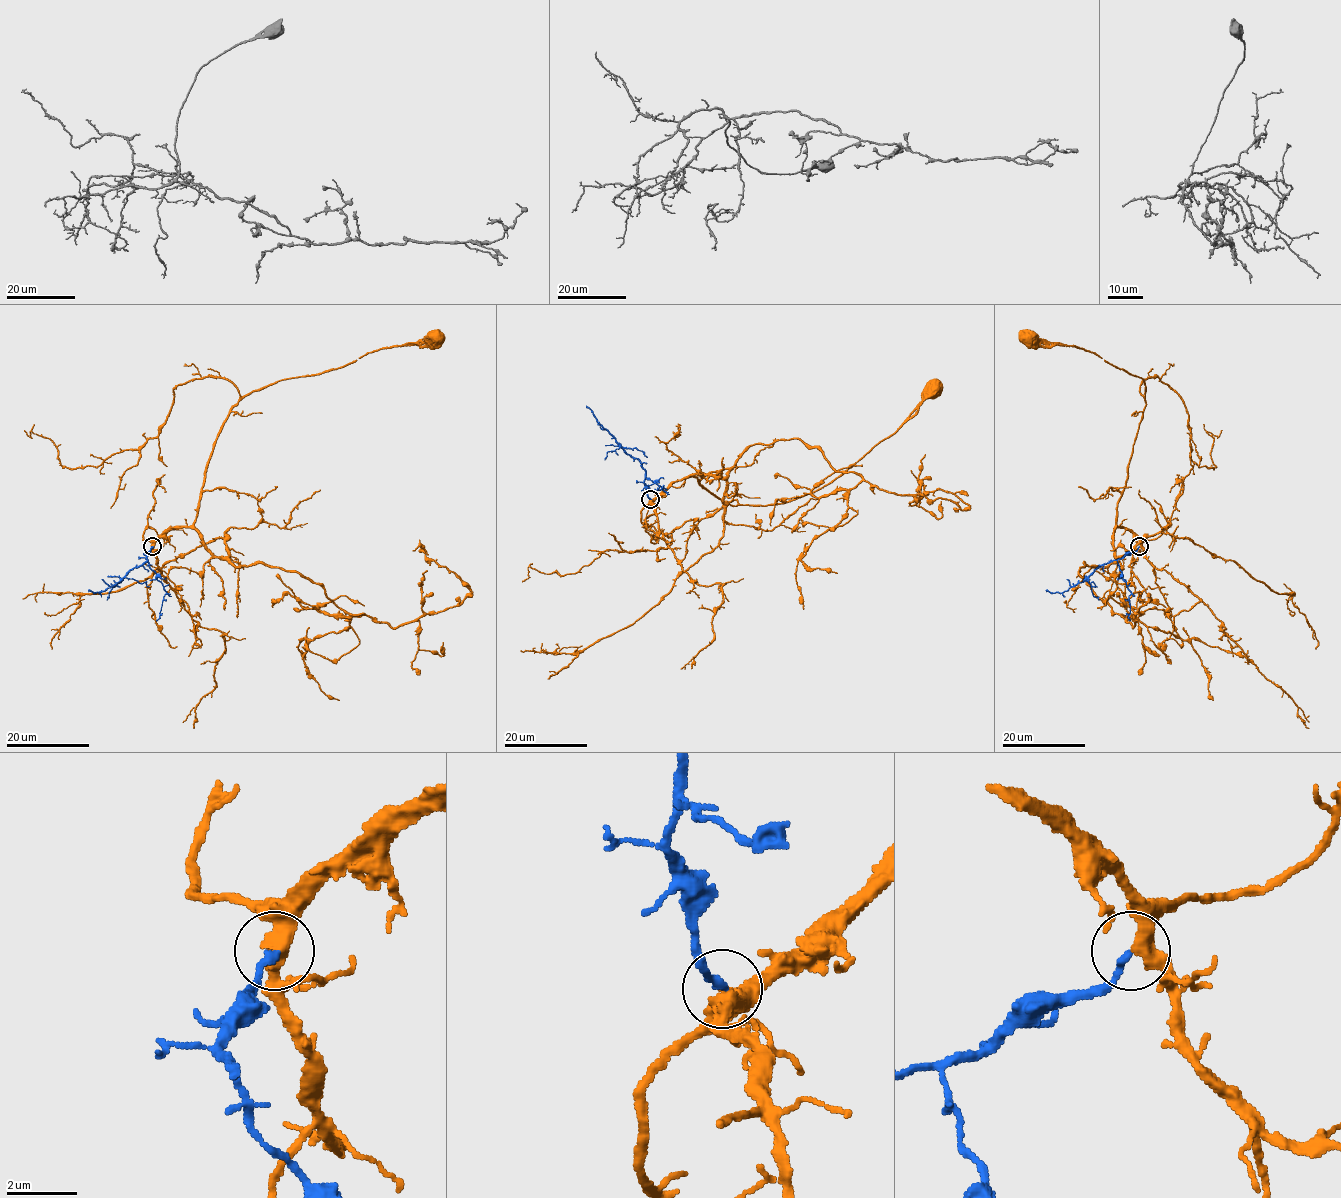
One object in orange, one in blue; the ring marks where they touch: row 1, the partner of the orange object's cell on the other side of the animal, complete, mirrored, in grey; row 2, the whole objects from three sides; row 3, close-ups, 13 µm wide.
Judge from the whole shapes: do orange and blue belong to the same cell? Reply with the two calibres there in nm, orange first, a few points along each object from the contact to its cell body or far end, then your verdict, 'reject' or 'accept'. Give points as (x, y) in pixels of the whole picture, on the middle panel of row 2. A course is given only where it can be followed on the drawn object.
calibres 400 and 190 nm; course orange (650, 500), (673, 482), (690, 476), (711, 494), (738, 505), (770, 505), (814, 493), (891, 436), (933, 389); course blue (650, 499), (642, 464), (630, 456), (586, 405); accept

